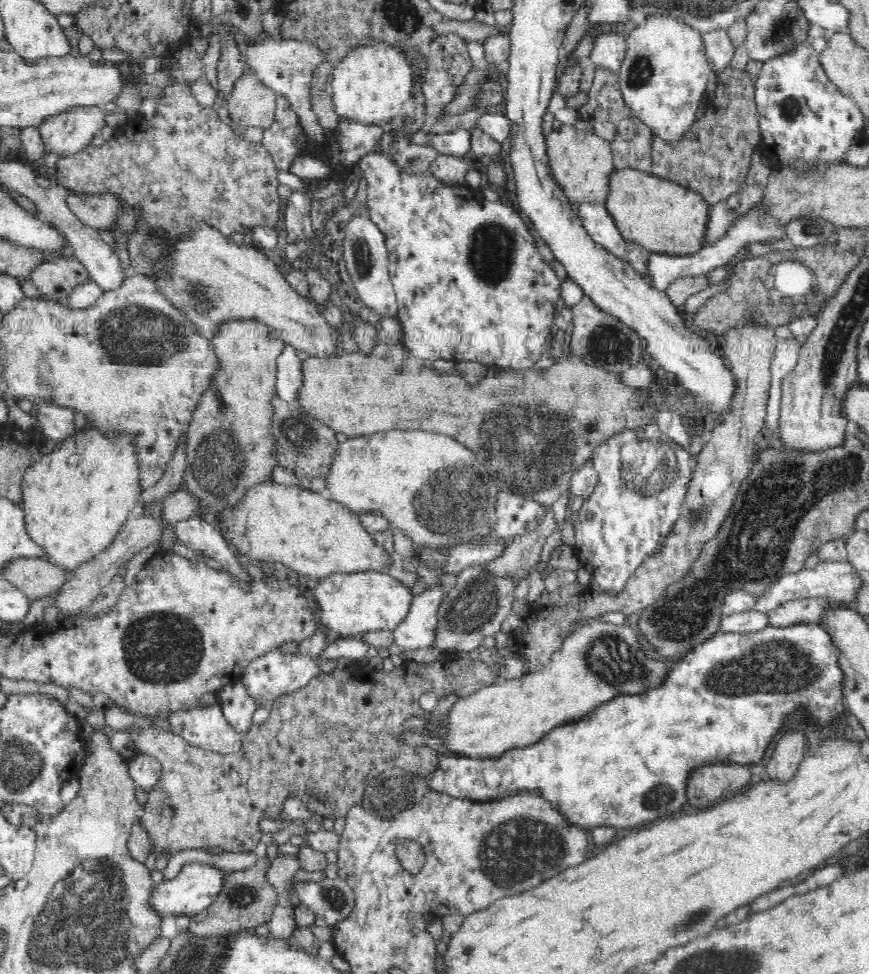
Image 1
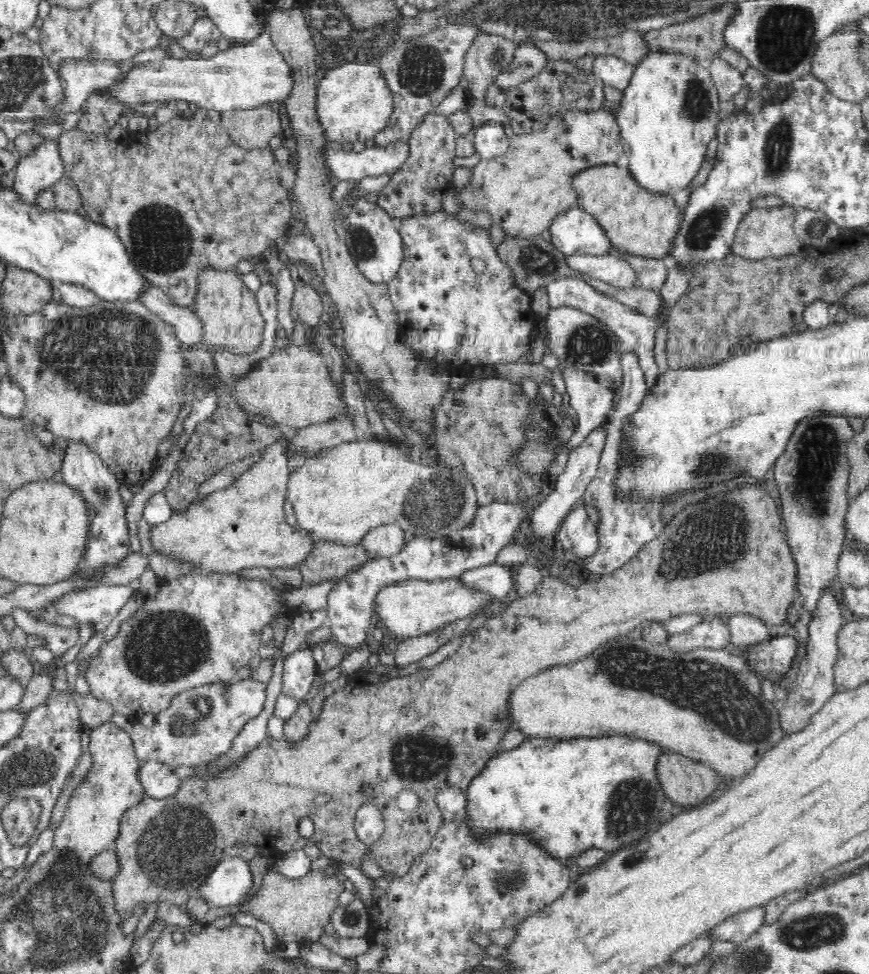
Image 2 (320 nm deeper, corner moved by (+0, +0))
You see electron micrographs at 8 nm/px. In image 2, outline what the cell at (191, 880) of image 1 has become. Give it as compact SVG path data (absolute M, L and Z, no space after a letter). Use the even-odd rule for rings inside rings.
M223 854L196 893L210 907L236 906L245 900L252 885L253 874L249 863Z

